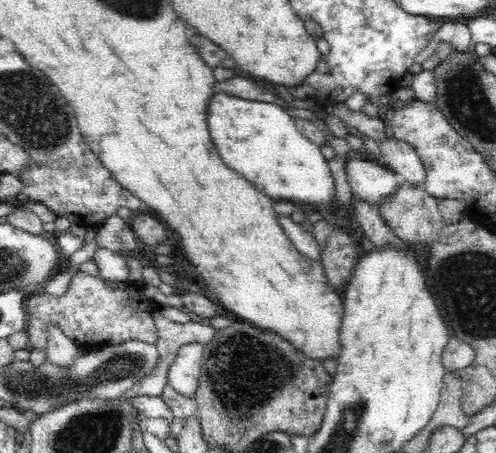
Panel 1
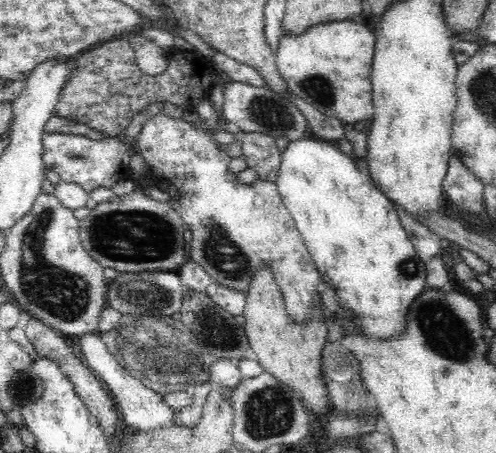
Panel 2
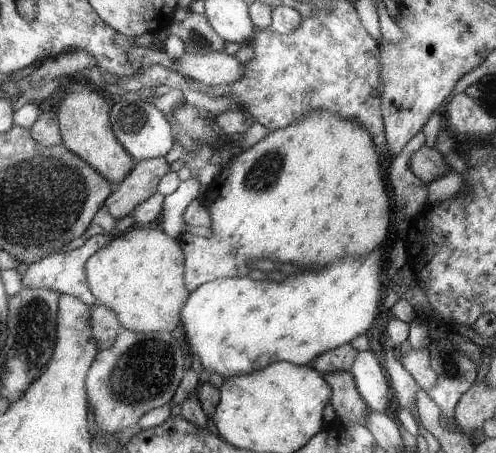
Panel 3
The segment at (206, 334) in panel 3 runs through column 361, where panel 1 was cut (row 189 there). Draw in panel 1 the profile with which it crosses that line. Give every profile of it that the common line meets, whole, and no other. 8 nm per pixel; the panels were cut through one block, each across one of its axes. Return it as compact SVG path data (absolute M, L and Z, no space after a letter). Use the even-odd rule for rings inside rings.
M214 92L206 108L206 122L210 140L214 142L222 162L226 162L230 170L240 172L268 198L310 200L322 206L330 204L334 196L334 182L328 162L322 158L318 146L298 130L296 120L292 120L284 106Z

